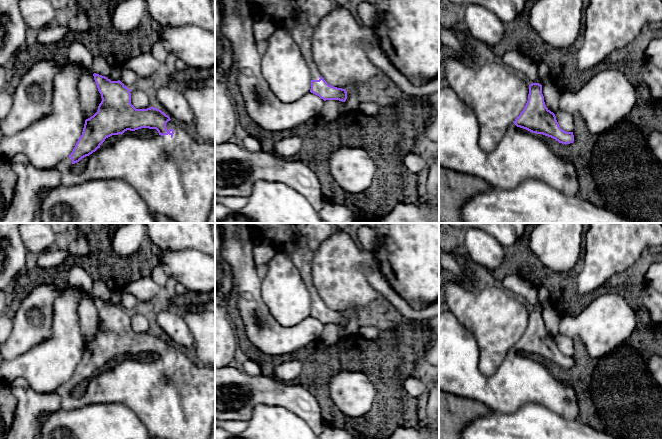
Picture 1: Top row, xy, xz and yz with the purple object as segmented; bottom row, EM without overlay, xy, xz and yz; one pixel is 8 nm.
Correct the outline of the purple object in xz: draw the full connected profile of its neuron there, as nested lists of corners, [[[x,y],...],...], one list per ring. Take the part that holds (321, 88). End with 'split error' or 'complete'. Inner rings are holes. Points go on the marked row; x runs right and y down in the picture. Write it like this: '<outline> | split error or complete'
[[[245,0],[251,12],[268,15],[277,29],[289,32],[311,70],[310,92],[324,101],[347,99],[346,89],[329,85],[311,60],[311,38],[320,20],[342,5],[334,0]]] | split error

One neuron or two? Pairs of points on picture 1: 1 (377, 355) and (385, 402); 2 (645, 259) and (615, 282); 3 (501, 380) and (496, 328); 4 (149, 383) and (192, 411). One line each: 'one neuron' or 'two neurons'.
1: one neuron
2: one neuron
3: two neurons
4: one neuron

